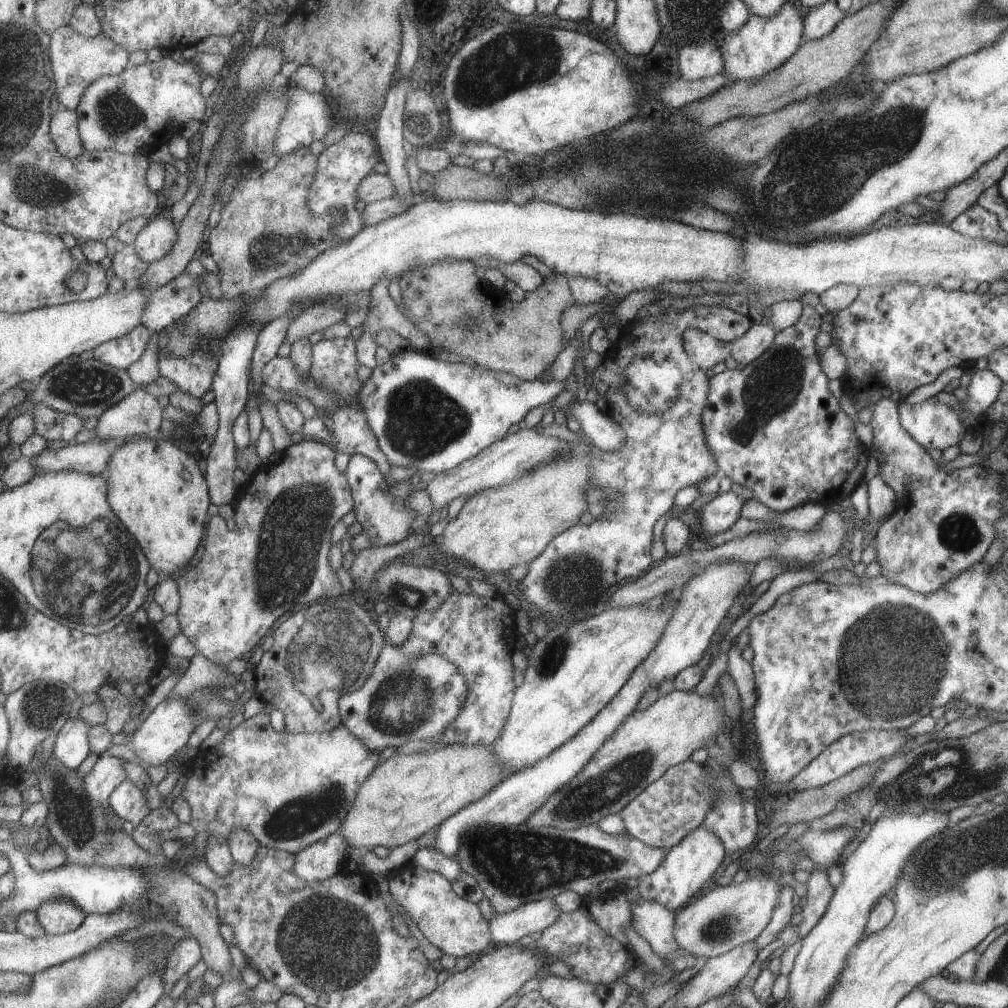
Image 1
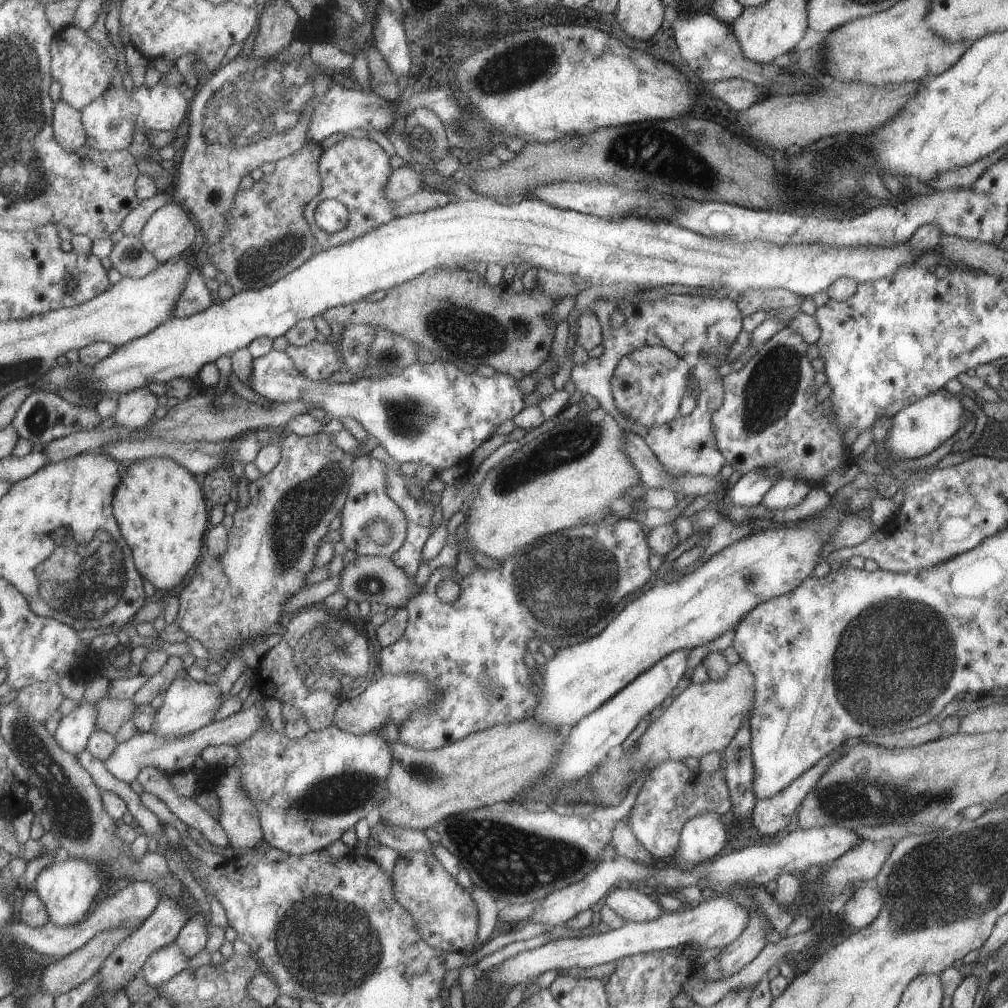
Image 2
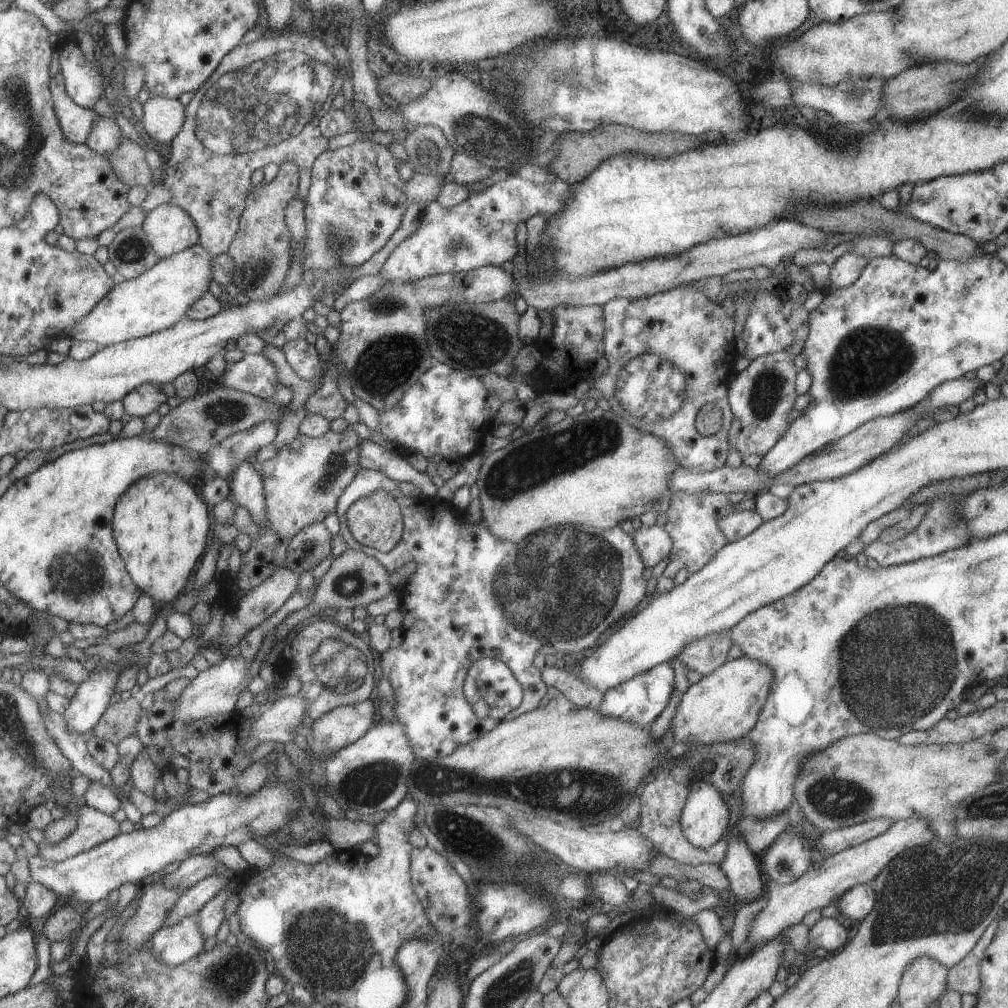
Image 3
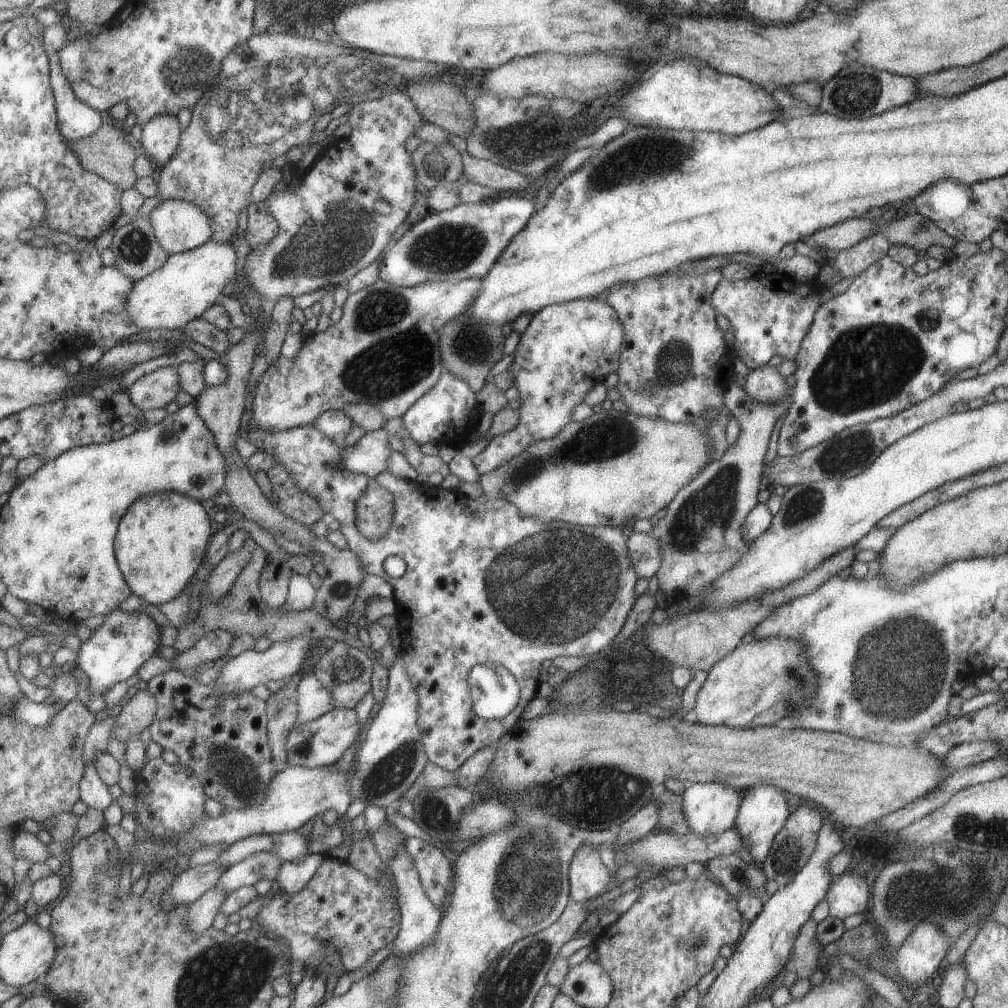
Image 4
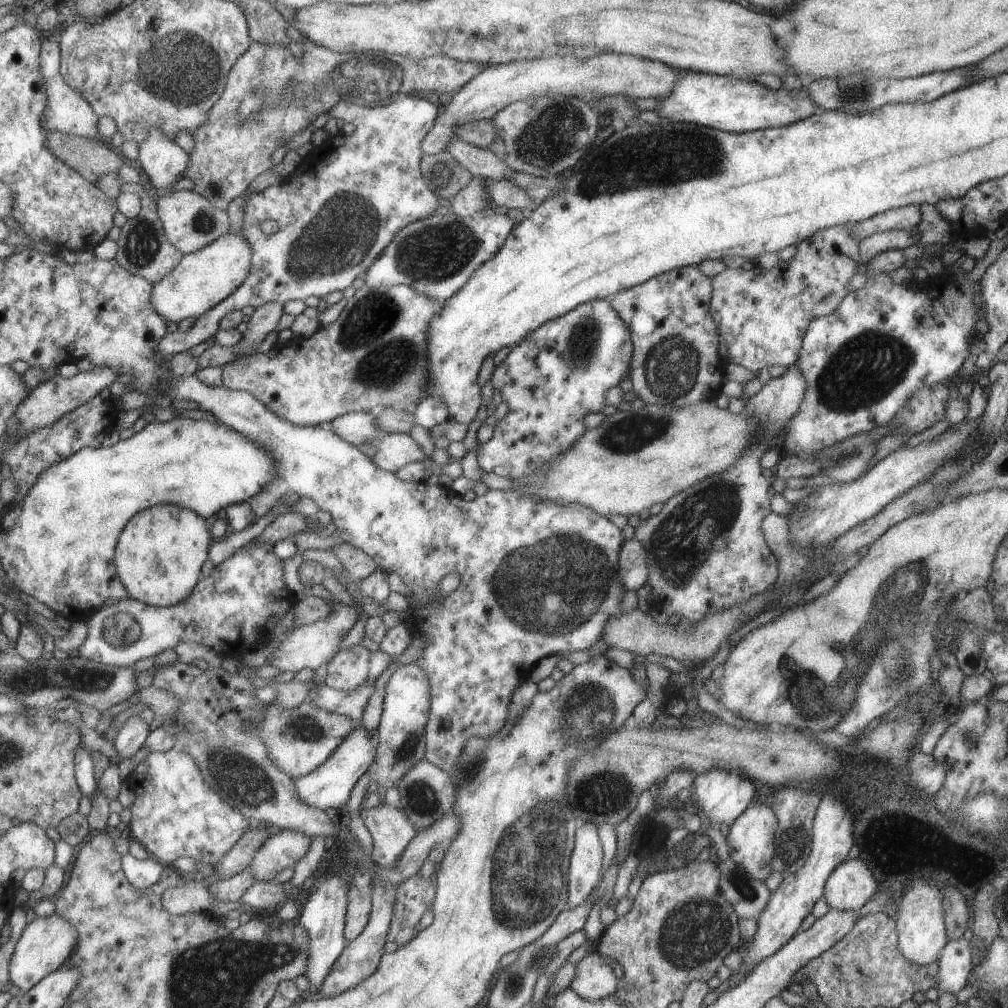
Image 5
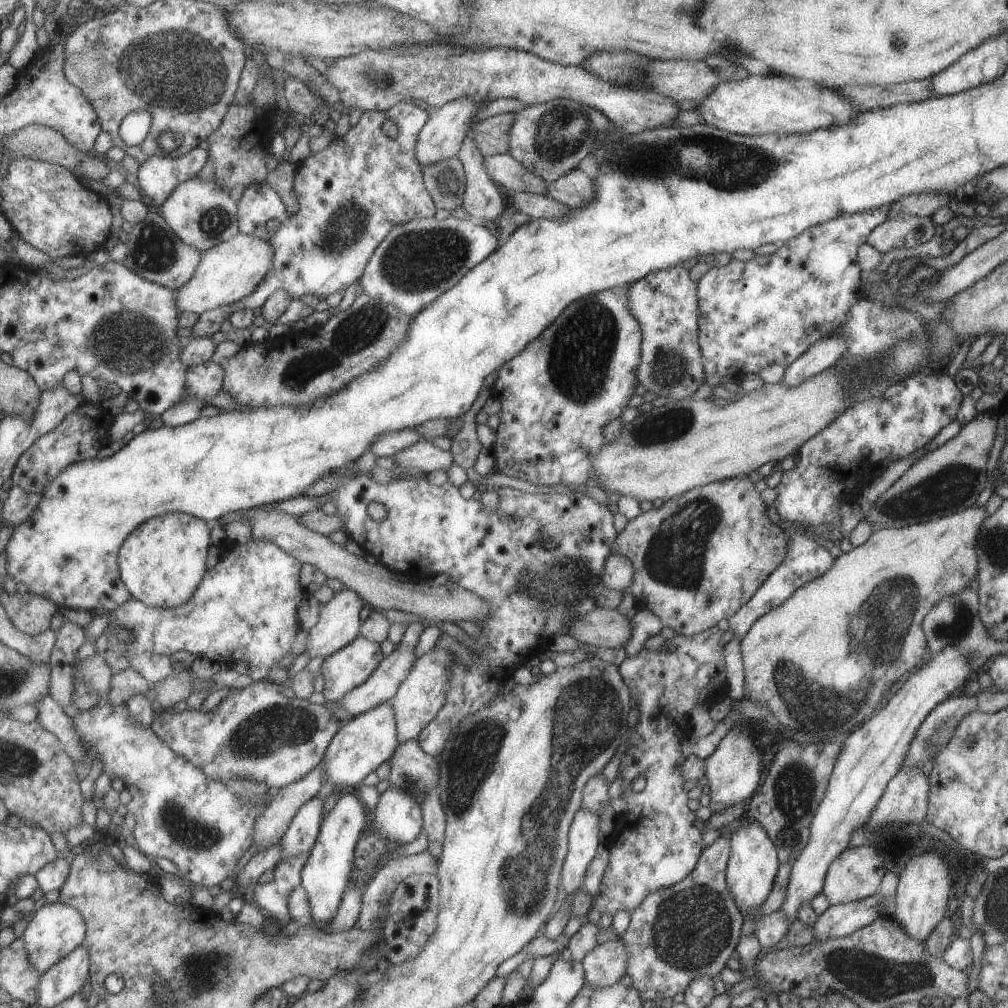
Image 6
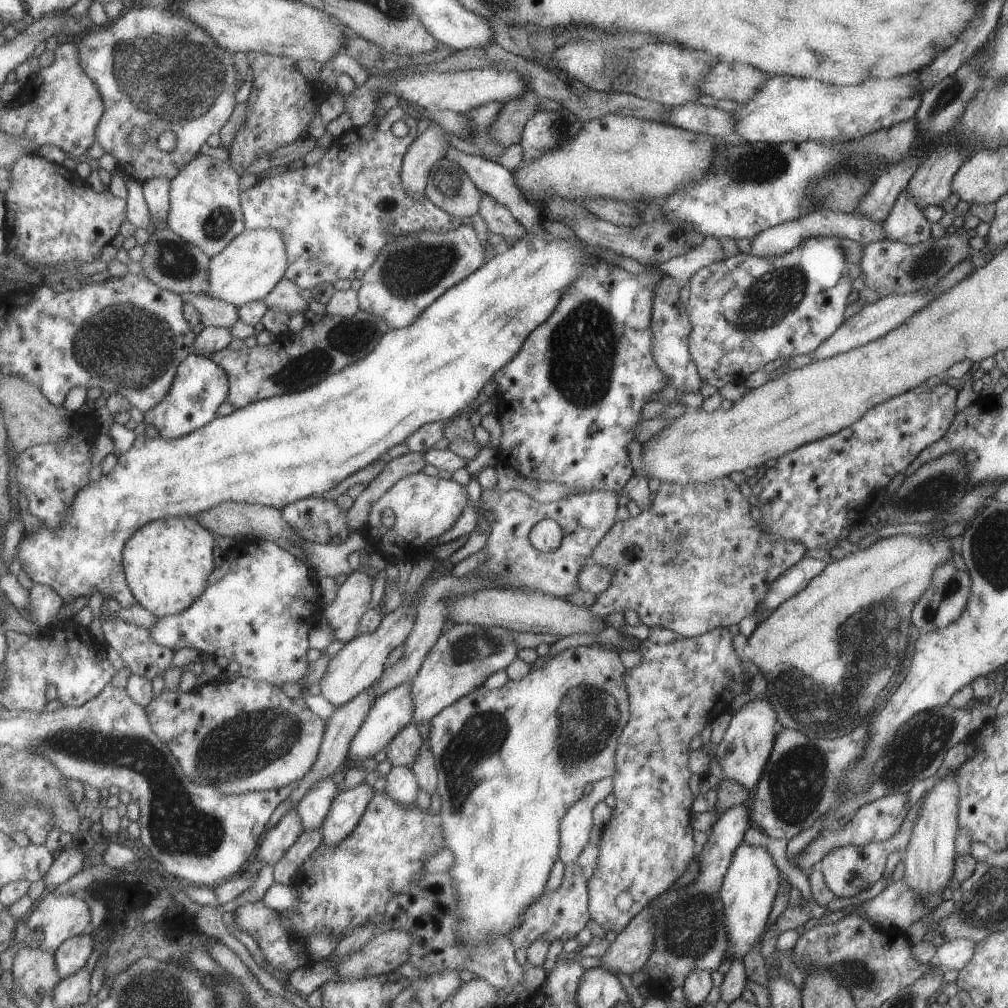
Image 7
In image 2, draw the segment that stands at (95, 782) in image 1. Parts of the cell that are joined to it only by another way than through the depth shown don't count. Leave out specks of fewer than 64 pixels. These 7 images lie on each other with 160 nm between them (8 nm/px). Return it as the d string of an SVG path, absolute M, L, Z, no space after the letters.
M259 701L247 708L247 710L238 711L225 718L225 720L212 721L210 724L185 736L167 736L167 738L163 738L163 736L155 736L155 734L151 733L139 733L126 742L116 744L111 756L103 760L103 766L111 776L125 783L131 783L135 780L137 774L146 767L157 768L165 774L190 769L193 762L201 756L202 750L206 747L220 744L235 746L241 744L245 738L249 738L251 732L257 730L261 726L261 722L267 719L265 712L266 710L261 707Z

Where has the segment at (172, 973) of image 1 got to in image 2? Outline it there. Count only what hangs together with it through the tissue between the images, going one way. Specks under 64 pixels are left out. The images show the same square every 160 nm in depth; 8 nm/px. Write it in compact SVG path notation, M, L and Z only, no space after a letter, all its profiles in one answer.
M203 913L195 914L177 934L174 941L175 946L177 946L177 950L181 950L181 954L187 960L205 948L207 926L207 918Z

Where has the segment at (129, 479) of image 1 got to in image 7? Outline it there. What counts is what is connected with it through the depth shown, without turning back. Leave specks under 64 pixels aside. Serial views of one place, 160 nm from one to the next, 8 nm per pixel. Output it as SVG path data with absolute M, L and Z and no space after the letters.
M172 516L162 519L154 520L153 522L145 523L141 528L138 528L126 541L122 548L122 567L124 572L124 579L127 586L136 600L137 604L141 605L146 611L149 611L156 619L169 615L176 615L183 612L190 604L195 602L195 599L203 592L206 587L207 577L214 569L213 556L213 535L205 530L195 519L186 516Z

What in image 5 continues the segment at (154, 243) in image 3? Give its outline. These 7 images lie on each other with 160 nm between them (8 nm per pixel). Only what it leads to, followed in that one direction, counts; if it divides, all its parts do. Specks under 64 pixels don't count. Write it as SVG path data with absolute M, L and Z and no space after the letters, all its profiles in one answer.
M179 190L179 192L169 191L160 198L156 198L155 202L157 217L161 222L167 242L169 242L173 248L177 248L177 250L179 250L183 255L196 252L203 248L203 246L206 246L213 242L213 240L219 238L221 234L227 234L227 232L230 232L229 216L227 216L226 210L217 210L217 208L207 202L203 196L199 196L199 194L193 192L193 190Z

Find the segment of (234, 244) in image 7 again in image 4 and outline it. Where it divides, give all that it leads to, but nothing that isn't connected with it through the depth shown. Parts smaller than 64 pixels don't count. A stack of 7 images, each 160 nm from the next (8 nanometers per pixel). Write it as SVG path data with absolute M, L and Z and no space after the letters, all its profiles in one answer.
M209 239L193 250L170 254L163 266L134 281L125 303L126 313L143 331L181 329L190 320L201 317L211 305L217 304L225 284L235 278L236 271L233 240Z

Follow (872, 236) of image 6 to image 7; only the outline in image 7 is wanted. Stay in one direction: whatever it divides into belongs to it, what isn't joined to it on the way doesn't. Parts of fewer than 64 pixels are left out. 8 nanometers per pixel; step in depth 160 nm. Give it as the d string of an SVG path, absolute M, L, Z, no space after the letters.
M907 189L898 192L882 226L885 239L906 245L925 242L929 237L930 222L924 217Z

